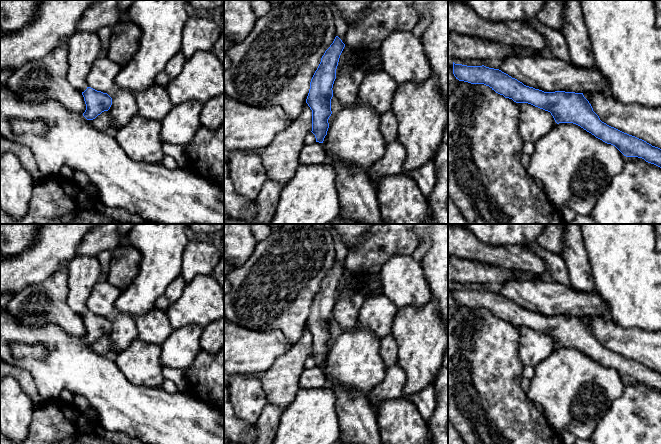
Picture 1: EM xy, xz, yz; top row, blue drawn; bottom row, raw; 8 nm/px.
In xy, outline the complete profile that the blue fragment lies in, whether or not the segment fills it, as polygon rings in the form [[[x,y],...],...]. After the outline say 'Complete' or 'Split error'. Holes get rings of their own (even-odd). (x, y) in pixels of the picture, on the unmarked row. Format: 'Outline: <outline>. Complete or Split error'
Outline: [[[91,311],[82,316],[86,328],[86,334],[83,340],[87,344],[93,344],[104,335],[108,335],[112,329],[112,322],[101,315]]]. Complete

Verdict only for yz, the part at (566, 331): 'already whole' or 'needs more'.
already whole

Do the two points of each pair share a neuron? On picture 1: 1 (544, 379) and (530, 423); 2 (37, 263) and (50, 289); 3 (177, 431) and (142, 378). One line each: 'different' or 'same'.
1: different
2: different
3: different

